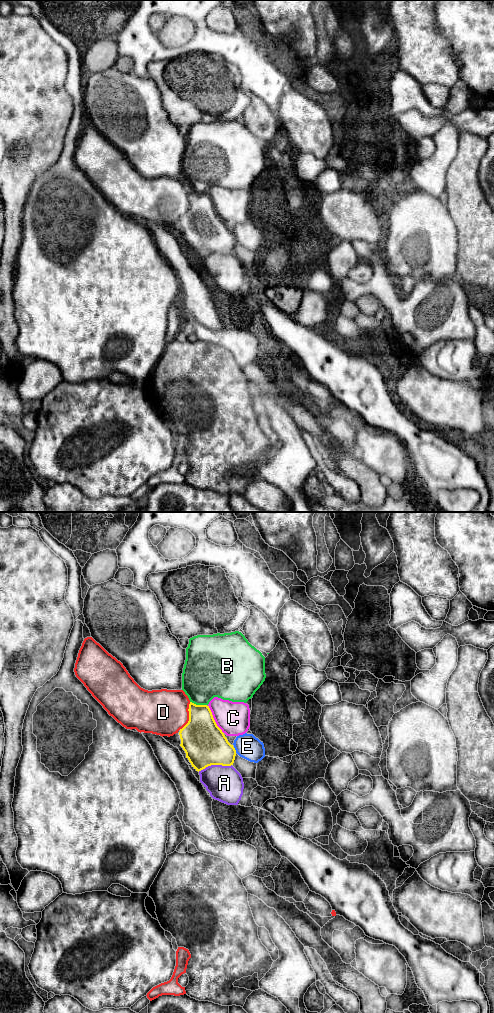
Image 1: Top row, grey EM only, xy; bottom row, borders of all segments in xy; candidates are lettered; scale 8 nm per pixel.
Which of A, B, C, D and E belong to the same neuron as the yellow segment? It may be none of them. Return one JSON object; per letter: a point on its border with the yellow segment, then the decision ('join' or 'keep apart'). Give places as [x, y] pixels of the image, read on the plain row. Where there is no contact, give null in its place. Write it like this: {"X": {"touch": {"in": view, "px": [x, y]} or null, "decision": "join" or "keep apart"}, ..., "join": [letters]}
{"A": {"touch": {"in": "xy", "px": [214, 252]}, "decision": "keep apart"}, "B": {"touch": {"in": "xy", "px": [198, 193]}, "decision": "keep apart"}, "C": {"touch": {"in": "xy", "px": [213, 207]}, "decision": "keep apart"}, "D": {"touch": {"in": "xy", "px": [189, 204]}, "decision": "keep apart"}, "E": {"touch": {"in": "xy", "px": [235, 238]}, "decision": "keep apart"}, "join": []}

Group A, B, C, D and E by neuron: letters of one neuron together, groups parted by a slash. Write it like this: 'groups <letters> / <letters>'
groups A / B / C / D / E

